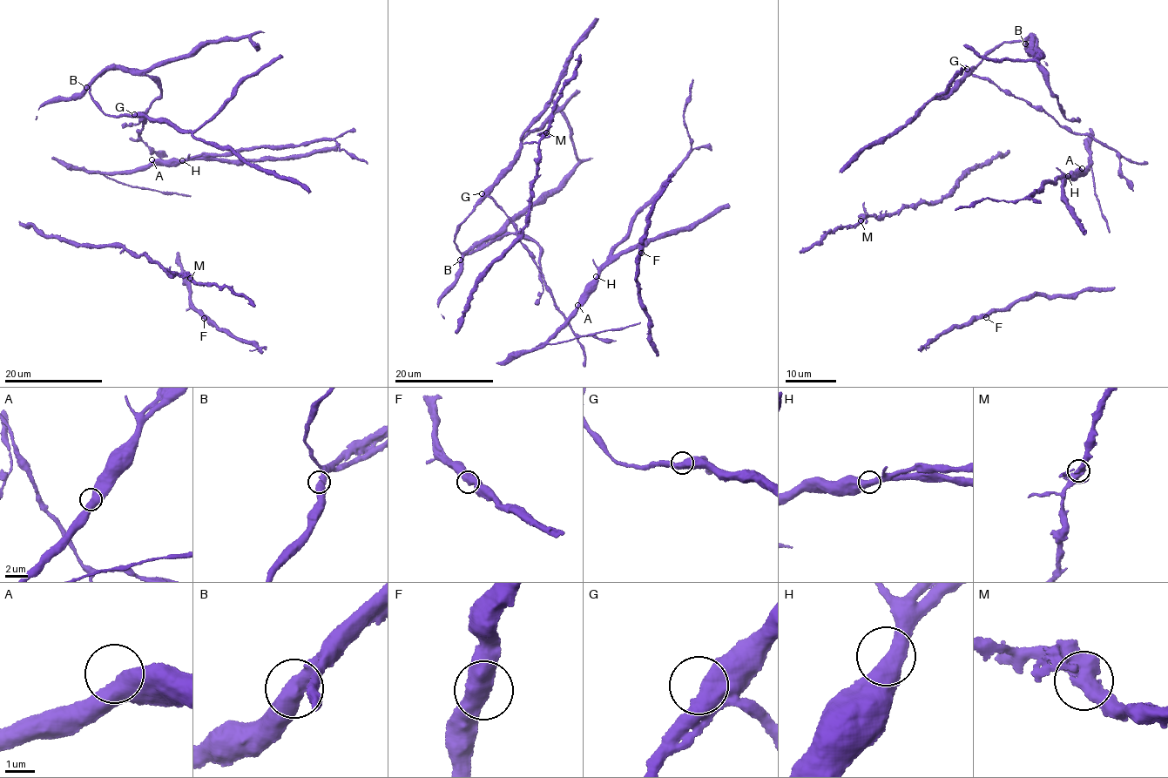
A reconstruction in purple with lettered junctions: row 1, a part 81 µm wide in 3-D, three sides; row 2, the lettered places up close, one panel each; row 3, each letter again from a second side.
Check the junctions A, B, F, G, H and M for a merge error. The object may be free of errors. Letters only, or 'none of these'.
none of these

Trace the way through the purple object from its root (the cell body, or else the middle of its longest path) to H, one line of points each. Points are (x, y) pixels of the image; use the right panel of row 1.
H: (1082, 171), (1072, 179), (1068, 176)

